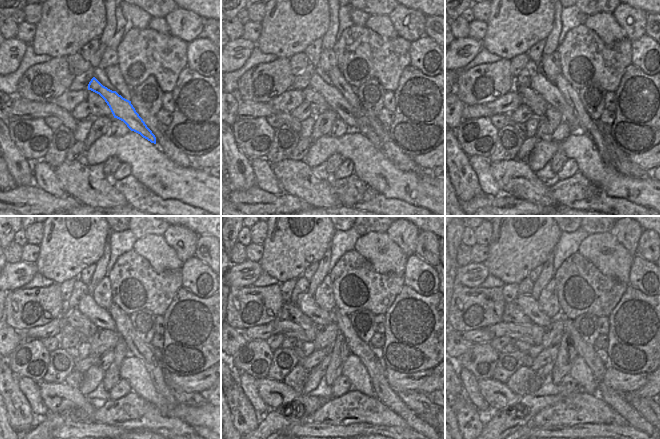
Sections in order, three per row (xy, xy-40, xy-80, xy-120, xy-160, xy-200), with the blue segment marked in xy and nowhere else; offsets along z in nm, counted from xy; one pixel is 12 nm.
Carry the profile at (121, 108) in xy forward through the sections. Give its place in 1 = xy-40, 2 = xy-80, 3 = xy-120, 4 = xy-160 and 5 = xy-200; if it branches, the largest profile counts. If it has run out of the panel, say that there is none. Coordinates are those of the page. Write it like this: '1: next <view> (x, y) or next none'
1: next xy-40 (334, 98)
2: next xy-80 (548, 90)
3: next xy-120 (101, 318)
4: next xy-160 (306, 303)
5: next xy-200 (529, 305)

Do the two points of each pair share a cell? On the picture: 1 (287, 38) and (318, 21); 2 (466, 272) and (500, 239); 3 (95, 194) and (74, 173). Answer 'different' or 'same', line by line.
1: same
2: different
3: same

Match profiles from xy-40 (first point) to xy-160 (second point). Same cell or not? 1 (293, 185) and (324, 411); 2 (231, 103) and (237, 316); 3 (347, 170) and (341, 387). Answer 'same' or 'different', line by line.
1: different
2: different
3: same

